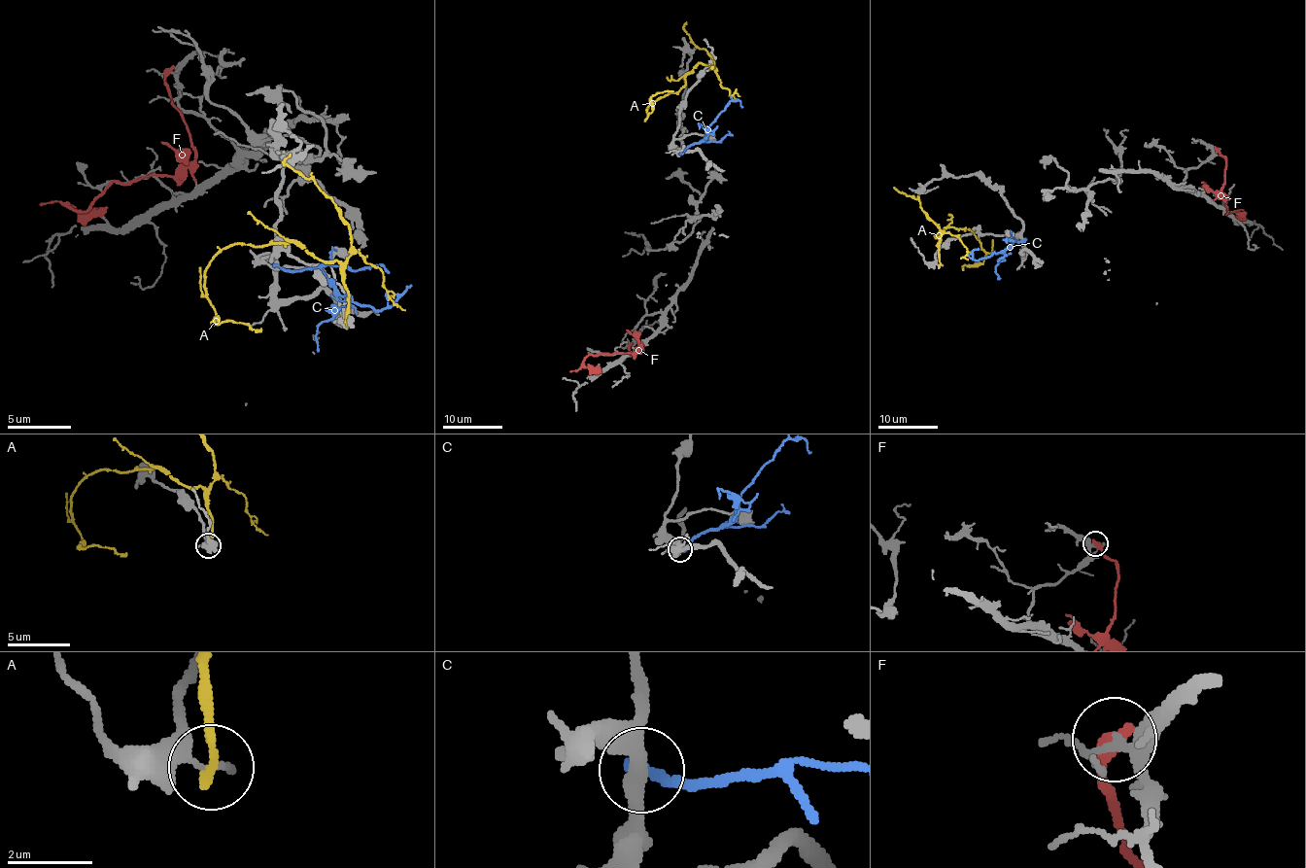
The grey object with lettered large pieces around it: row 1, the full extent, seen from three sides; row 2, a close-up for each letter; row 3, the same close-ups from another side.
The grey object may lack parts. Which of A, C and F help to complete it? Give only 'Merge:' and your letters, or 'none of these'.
Merge: none of these

